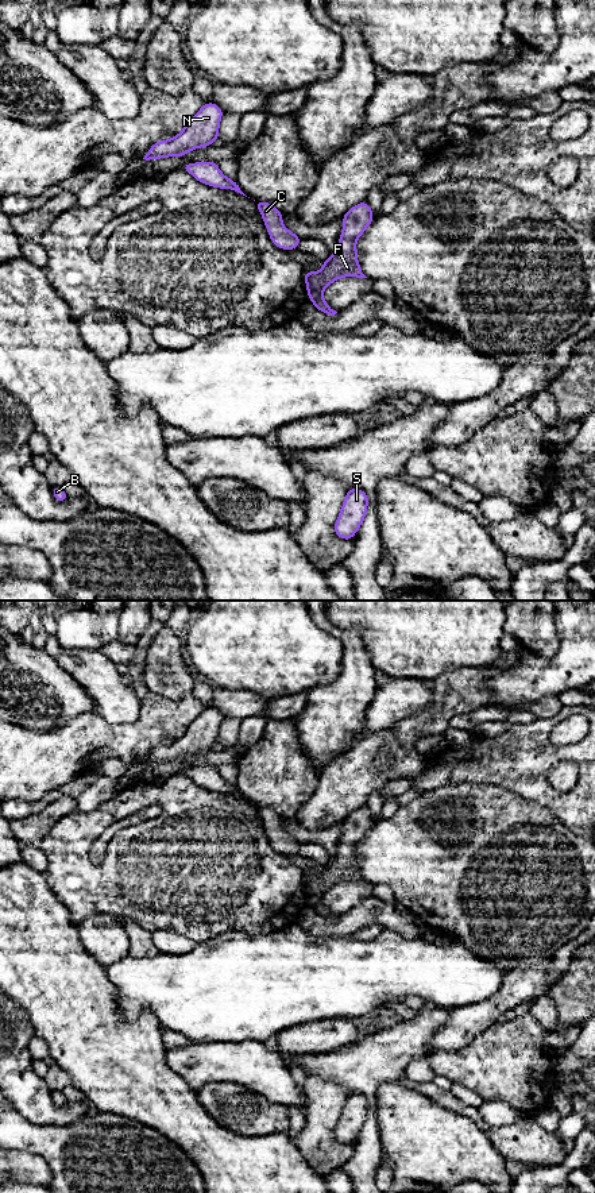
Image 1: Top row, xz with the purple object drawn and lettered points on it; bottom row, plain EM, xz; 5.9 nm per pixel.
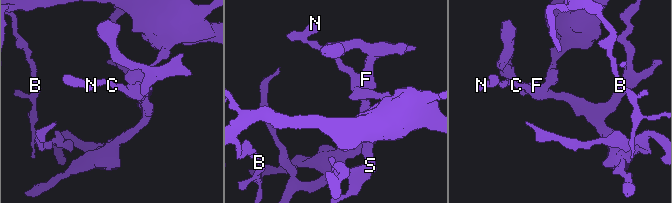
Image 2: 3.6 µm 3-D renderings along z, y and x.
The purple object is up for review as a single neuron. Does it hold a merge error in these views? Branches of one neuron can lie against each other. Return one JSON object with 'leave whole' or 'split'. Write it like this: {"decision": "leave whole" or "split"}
{"decision": "split"}

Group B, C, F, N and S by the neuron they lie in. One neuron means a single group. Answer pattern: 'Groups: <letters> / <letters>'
Groups: B / C F N S

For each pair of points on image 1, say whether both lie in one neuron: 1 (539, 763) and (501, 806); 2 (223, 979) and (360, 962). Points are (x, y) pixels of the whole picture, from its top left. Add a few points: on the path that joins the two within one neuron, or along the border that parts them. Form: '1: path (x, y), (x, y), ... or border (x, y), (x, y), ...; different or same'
1: border (483, 782), (498, 784), (541, 806); different
2: path (257, 979), (327, 977); same

